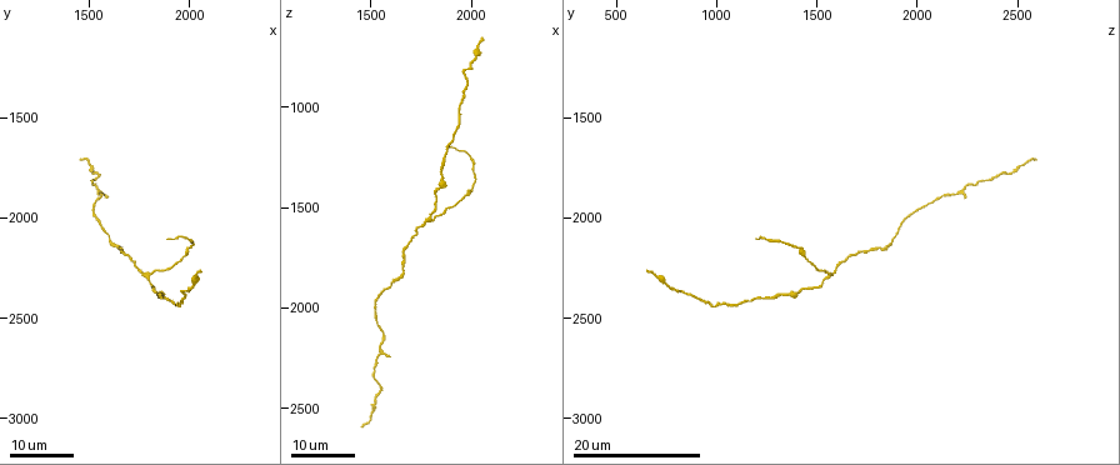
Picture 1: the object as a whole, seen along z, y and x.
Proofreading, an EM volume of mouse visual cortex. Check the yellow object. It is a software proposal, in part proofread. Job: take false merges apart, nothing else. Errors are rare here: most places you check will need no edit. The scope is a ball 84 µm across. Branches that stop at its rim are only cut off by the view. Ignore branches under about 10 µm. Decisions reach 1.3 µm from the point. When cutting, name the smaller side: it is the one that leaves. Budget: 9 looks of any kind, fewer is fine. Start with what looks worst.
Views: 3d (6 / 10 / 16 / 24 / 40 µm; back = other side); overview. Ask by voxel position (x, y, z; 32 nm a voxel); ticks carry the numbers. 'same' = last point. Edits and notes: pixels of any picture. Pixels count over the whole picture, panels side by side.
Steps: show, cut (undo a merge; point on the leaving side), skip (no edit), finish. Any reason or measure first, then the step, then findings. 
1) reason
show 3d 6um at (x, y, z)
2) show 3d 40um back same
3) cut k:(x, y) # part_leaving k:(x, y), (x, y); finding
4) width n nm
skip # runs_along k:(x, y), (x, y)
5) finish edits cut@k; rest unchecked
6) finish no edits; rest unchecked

a fork
show 3d 16um at (1790, 2300, 1560)

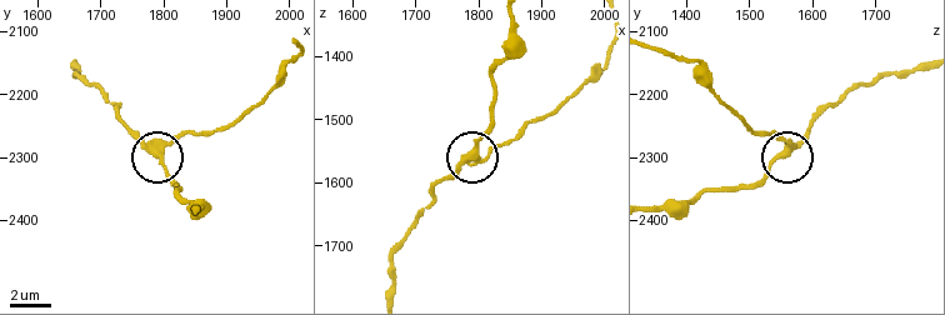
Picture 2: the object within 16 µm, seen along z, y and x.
show 3d 10um at (1800, 2295, 1560)

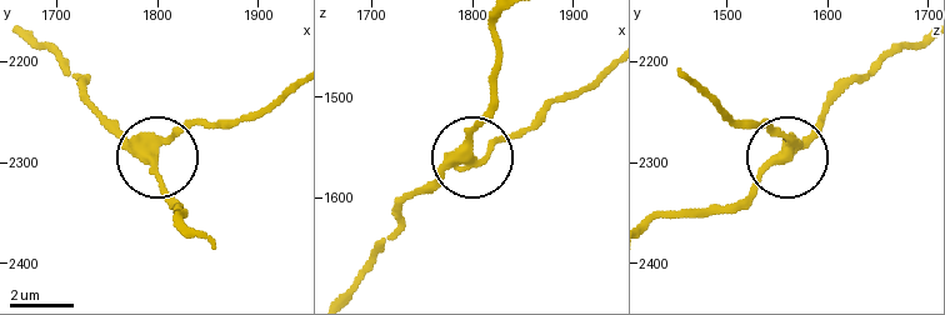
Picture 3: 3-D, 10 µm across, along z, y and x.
arms 3
cut 3:(189, 120) # part_leaving 3:(154, 138), (191, 121), (264, 111), (288, 89); a second neuron is stuck on

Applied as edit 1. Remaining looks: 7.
sudden change in width
show 3d 16um at (1820, 2370, 1430)

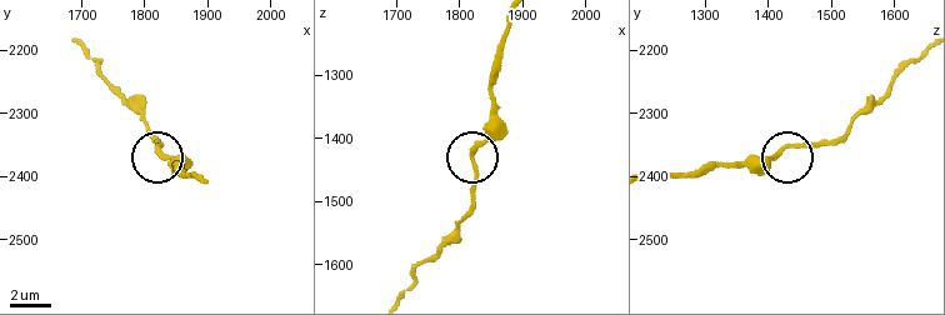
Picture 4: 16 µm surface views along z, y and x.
show 3d 6um at (1825, 2360, 1415)

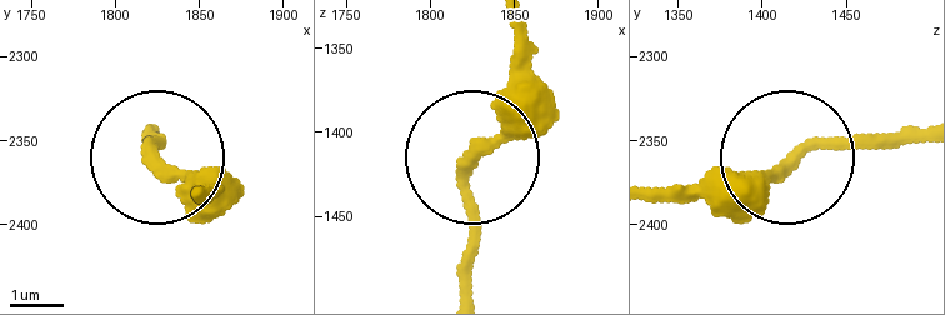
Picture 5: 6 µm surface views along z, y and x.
skip # runs_along 5:(920, 124), (683, 190); continuous, no second neuron

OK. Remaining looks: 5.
thick turns thin
show 3d 24um at (1540, 1890, 2180)

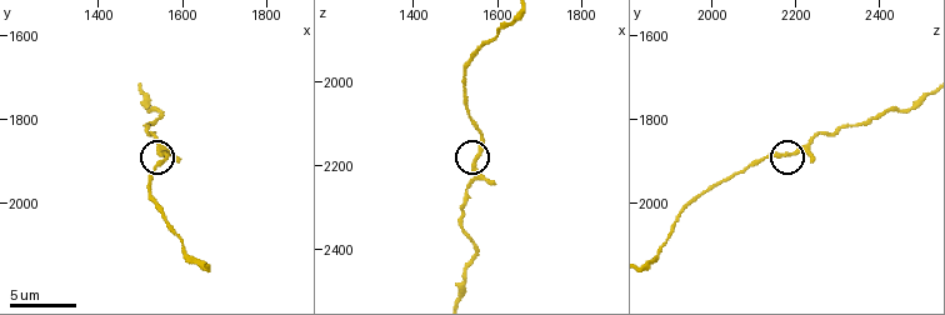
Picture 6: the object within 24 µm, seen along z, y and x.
show 3d 10um at (1555, 1890, 2180)

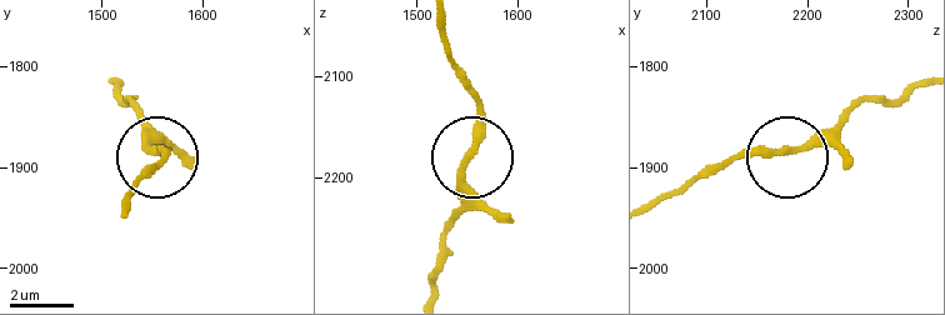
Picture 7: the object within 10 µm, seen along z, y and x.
show 3d 6um at (1552, 1884, 2172)

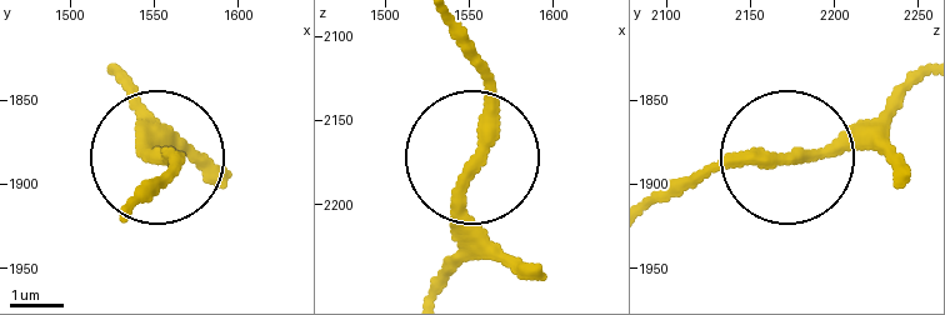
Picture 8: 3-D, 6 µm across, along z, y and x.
skip # runs_along 8:(143, 201), (174, 170), (146, 158), (146, 108); all the same neuron

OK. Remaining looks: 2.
calibre changes
show 3d 10um at (1615, 2125, 1865)

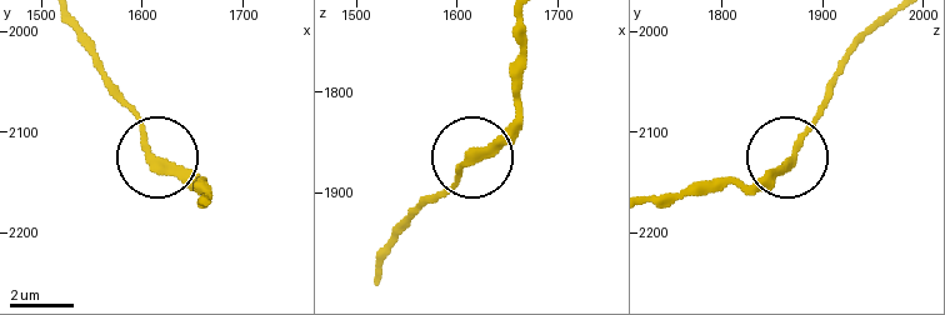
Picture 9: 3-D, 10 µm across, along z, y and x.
show 3d 10um back at (1616, 2132, 1866)

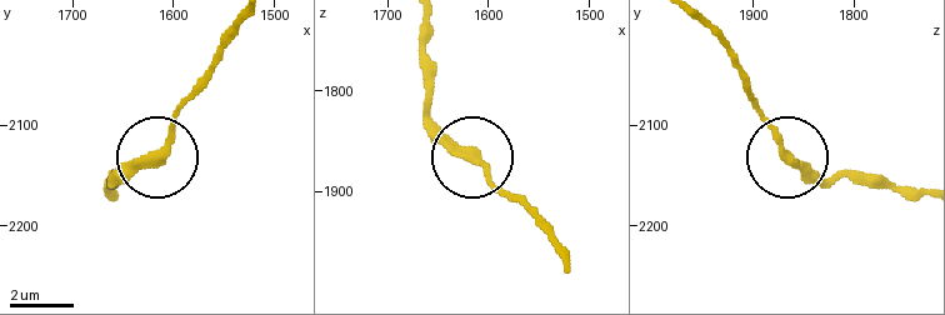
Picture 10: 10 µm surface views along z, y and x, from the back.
skip # runs_along 10:(421, 24), (433, 120), (508, 199); one neuron here

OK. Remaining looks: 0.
finish edits cut@3; rest unchecked

